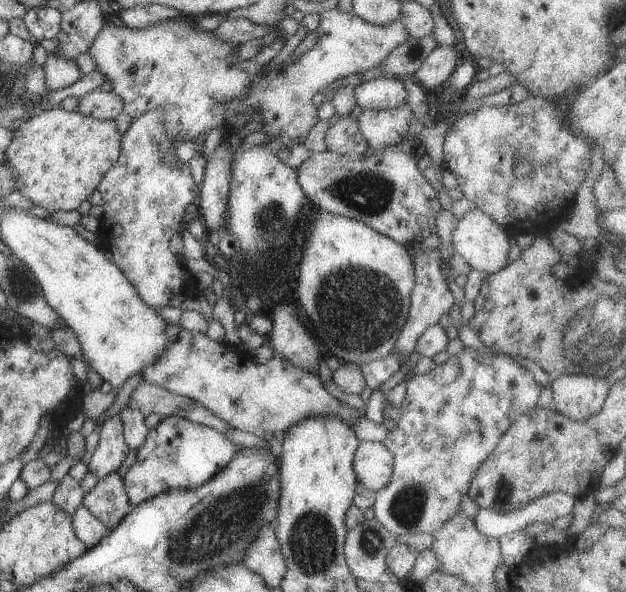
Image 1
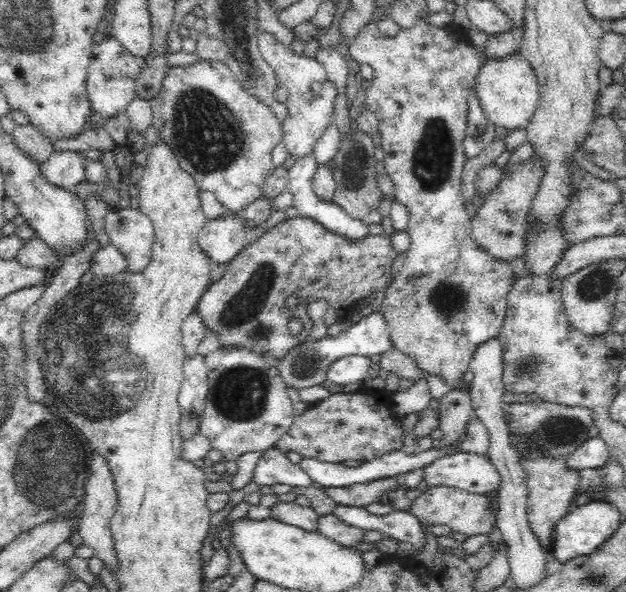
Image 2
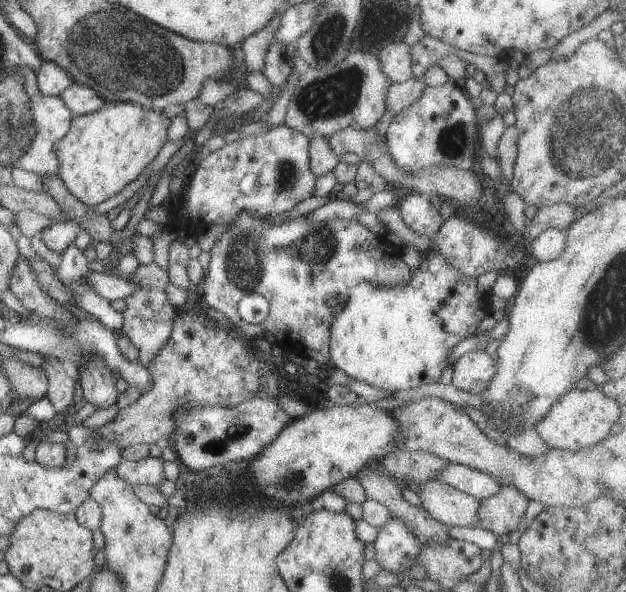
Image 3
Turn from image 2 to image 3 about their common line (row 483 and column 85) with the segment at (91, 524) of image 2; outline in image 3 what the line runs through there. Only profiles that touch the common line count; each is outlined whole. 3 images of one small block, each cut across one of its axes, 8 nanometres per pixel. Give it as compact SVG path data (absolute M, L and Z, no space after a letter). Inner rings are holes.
M76 82L65 88L59 96L74 117L92 114L107 106L107 102L103 97L98 96L93 88Z

